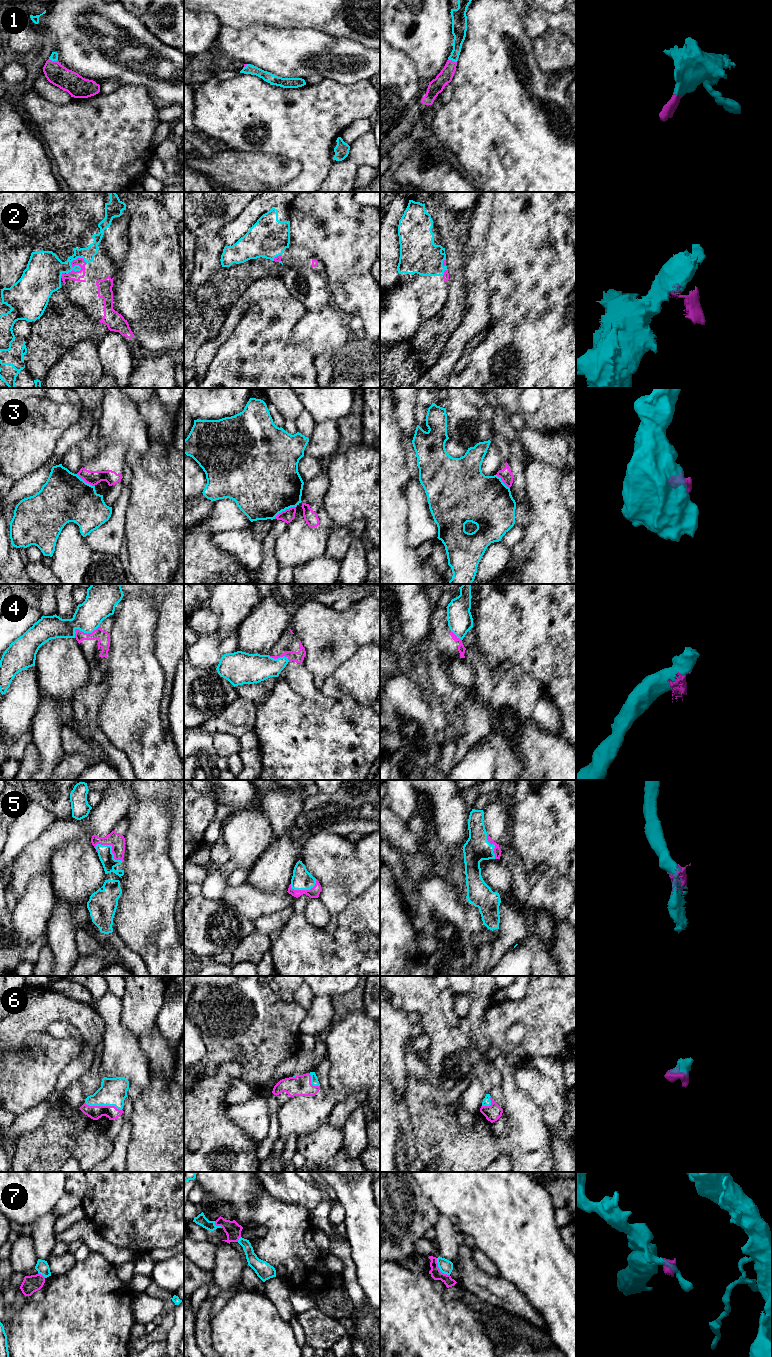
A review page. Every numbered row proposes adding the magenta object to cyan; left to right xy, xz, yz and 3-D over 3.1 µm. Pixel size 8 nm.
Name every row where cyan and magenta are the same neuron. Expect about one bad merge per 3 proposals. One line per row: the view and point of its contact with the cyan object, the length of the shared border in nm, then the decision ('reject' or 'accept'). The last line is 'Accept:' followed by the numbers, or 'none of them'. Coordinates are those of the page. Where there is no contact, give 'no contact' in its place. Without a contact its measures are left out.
1: xy (53, 60) | 70 nm | accept
2: xy (76, 265) | 200 nm | accept
3: xz (285, 509) | 220 nm | reject
4: xy (83, 631) | 220 nm | reject
5: xy (111, 848) | 260 nm | accept
6: xy (103, 1105) | 300 nm | accept
7: yz (439, 1268) | 180 nm | reject
Accept: 1, 2, 5, 6

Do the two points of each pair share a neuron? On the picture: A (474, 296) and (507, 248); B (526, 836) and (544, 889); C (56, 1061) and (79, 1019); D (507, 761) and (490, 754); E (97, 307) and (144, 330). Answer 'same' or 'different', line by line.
A: different
B: different
C: same
D: different
E: different

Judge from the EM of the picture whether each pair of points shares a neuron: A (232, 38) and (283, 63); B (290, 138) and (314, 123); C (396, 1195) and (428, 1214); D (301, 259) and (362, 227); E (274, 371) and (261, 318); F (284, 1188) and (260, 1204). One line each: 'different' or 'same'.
A: same
B: same
C: same
D: different
E: same
F: different

